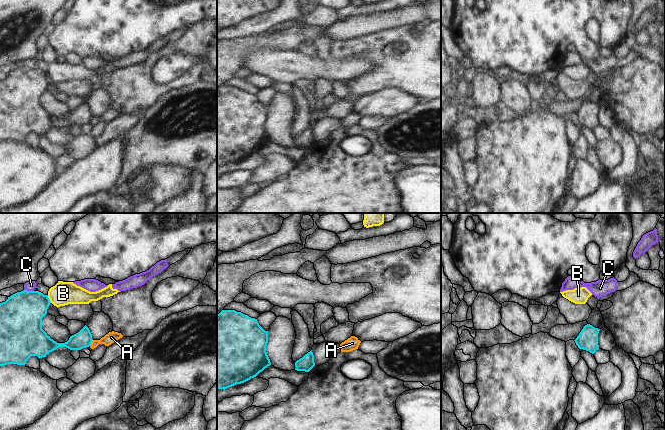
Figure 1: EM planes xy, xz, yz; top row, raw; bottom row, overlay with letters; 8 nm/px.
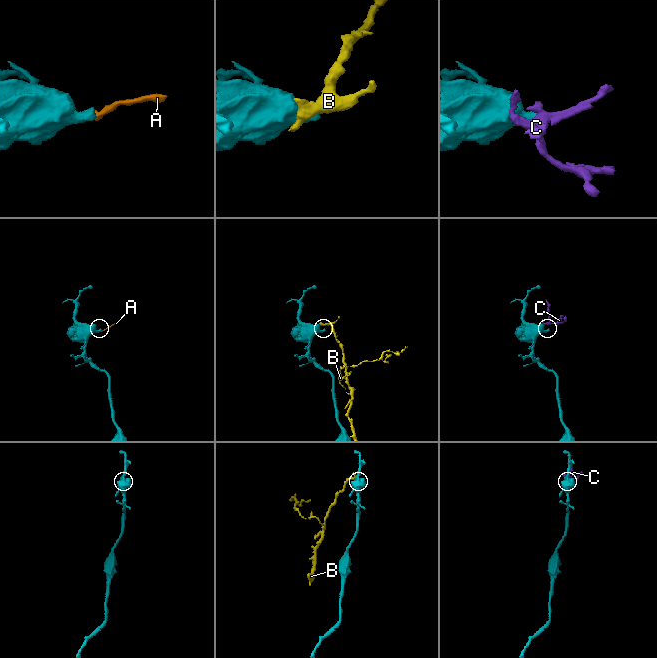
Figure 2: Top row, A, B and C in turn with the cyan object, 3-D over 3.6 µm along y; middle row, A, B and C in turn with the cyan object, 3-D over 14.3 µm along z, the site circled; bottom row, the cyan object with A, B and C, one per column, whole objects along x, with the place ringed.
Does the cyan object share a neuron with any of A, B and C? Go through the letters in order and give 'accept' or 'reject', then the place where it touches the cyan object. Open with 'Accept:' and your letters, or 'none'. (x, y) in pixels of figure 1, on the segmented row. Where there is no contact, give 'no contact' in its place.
Accept: none
A: reject | xy (91, 342)
B: reject | xy (49, 299)
C: reject | xy (29, 291)

